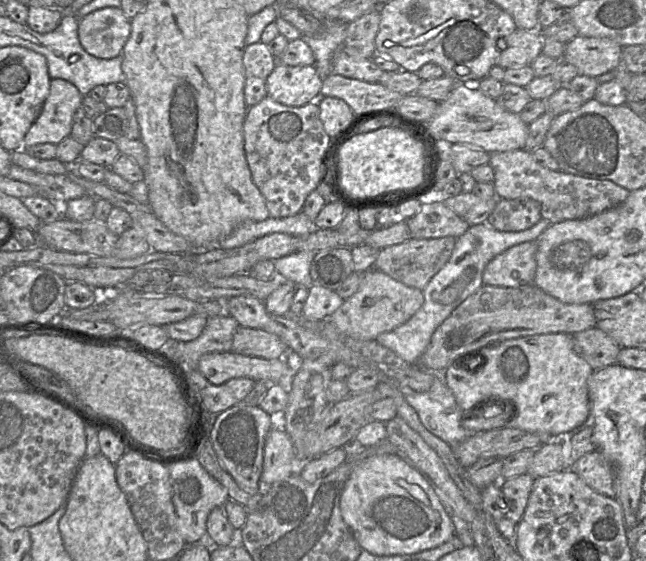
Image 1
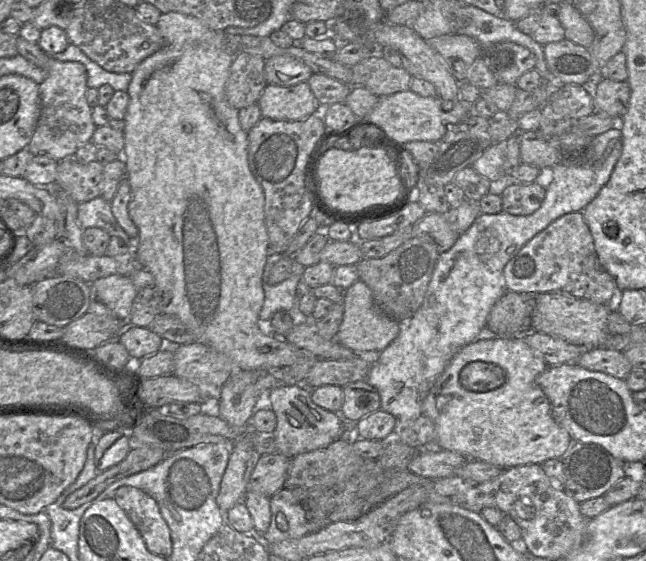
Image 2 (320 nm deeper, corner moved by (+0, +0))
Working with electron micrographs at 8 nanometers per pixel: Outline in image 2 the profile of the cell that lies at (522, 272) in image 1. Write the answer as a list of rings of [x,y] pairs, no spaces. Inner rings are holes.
[[[570,212],[549,224],[512,257],[503,271],[508,291],[527,294],[564,292],[602,305],[615,305],[620,292],[599,262],[594,240],[582,212]]]

